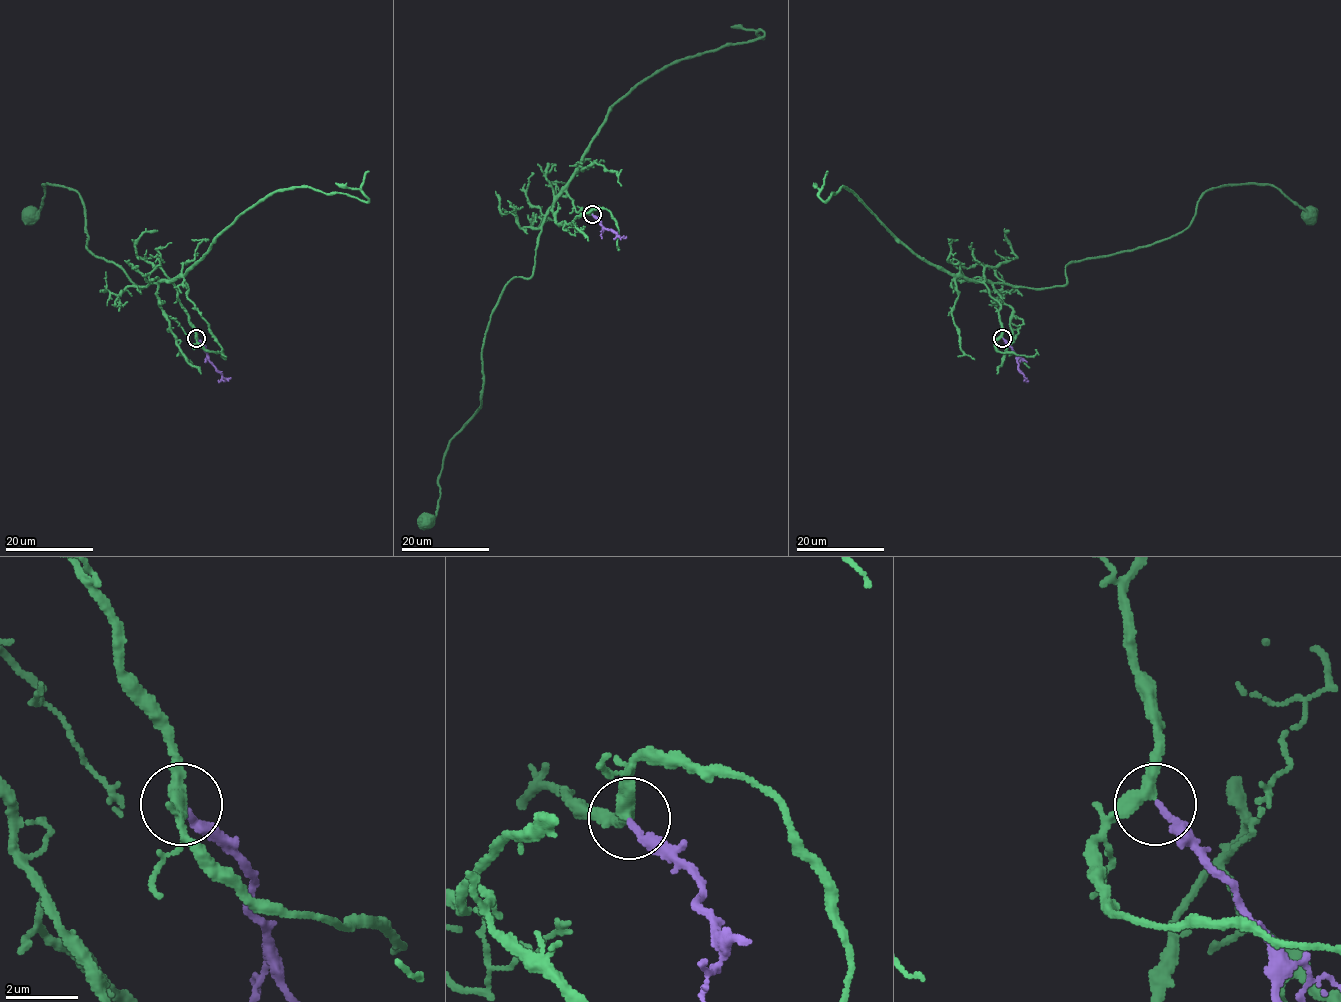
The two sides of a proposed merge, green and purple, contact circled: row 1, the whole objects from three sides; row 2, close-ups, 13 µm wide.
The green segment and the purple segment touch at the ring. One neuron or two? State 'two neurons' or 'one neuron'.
one neuron

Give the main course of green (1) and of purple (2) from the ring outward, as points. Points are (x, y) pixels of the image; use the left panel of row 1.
1: (196, 337), (177, 289), (167, 281), (140, 289), (86, 248), (75, 191), (42, 184), (41, 207), (30, 214)
2: (196, 338), (205, 347), (211, 364), (224, 378), (230, 378)

